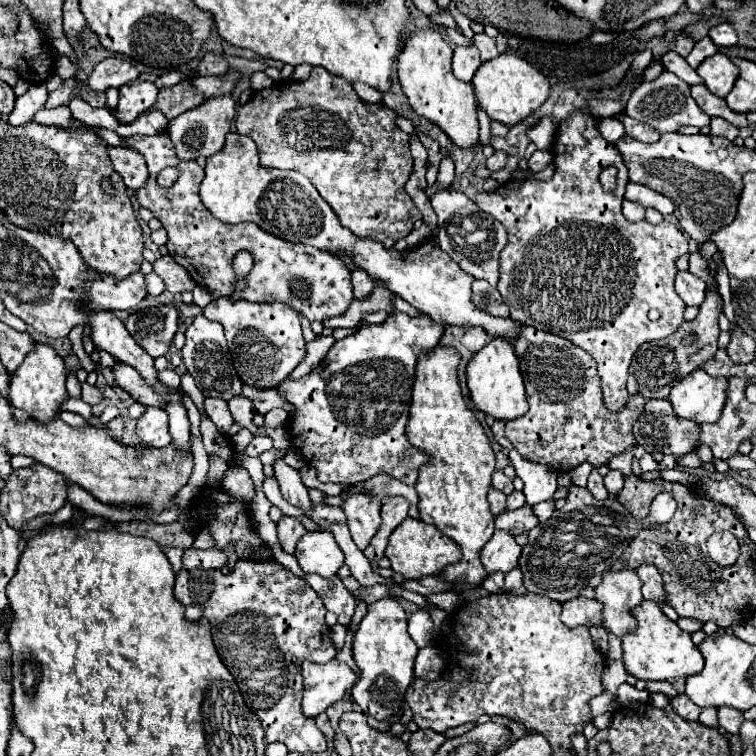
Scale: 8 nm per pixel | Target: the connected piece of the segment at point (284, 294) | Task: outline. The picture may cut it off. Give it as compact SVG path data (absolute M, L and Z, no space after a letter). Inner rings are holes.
M167 131L147 137L137 135L137 145L127 145L129 149L141 153L145 157L149 179L137 189L137 203L149 209L167 231L167 251L171 257L181 257L181 267L185 267L191 279L207 287L213 299L231 297L231 299L247 299L255 303L271 303L281 301L291 305L297 313L303 313L309 321L325 321L329 317L343 315L353 301L351 291L351 273L339 257L327 255L327 251L317 251L309 245L289 243L267 231L259 229L255 223L237 223L227 225L217 221L209 211L205 211L197 191L203 181L203 169L197 161L179 161L175 155L175 147L167 135ZM169 165L179 165L179 179L171 189L163 189L157 185L155 177L161 169ZM239 251L249 251L253 257L253 271L243 280L238 280L233 270L233 257Z

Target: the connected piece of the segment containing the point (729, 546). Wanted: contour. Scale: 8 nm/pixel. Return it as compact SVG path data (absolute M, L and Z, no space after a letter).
M715 533L709 537L707 541L709 547L709 557L723 565L723 567L731 567L737 561L737 539L731 533Z

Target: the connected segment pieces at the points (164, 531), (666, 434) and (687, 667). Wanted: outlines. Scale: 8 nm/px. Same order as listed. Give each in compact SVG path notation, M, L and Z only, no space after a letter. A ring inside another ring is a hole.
M129 521L129 523L119 523L117 529L125 531L125 533L131 533L131 535L151 537L153 541L157 541L161 551L167 555L175 573L181 571L183 551L189 549L191 543L193 543L193 535L189 531L185 531L185 527L181 523L157 525L157 523L151 523L151 521L147 521L147 523Z
M653 399L645 403L643 417L633 425L633 437L637 445L643 445L647 451L661 451L665 455L673 455L675 461L679 461L683 455L693 453L699 445L699 425L687 419L681 419L675 415L671 403L667 399ZM651 419L651 425L649 425Z
M641 601L631 613L637 621L635 631L621 637L625 671L643 681L669 681L677 677L691 677L703 669L703 655L691 641L691 635L669 621L657 603Z

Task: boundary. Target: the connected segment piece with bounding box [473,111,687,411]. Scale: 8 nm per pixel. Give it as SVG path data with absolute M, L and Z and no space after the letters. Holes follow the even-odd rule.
M589 111L573 113L561 123L553 143L555 175L549 181L537 179L509 179L493 193L477 193L475 205L493 215L507 229L507 245L499 255L499 283L497 291L511 309L511 319L521 325L531 325L569 339L585 349L597 361L597 373L603 385L603 403L609 411L621 411L629 399L627 369L635 351L655 339L665 339L685 321L685 303L675 293L675 259L687 253L687 239L679 227L669 221L651 225L647 221L631 223L621 213L627 171L621 165L615 145L607 143L599 129L597 119ZM605 167L617 169L615 191L605 191L599 175ZM649 309L657 309L661 317L649 321Z

